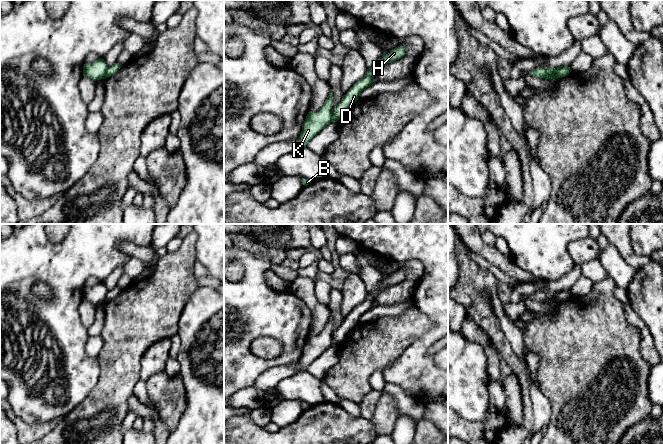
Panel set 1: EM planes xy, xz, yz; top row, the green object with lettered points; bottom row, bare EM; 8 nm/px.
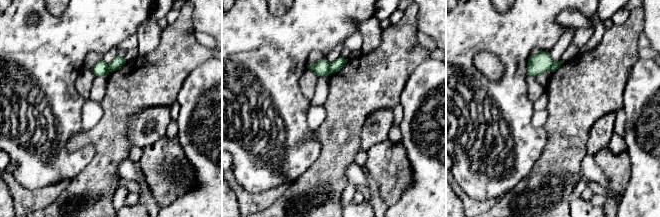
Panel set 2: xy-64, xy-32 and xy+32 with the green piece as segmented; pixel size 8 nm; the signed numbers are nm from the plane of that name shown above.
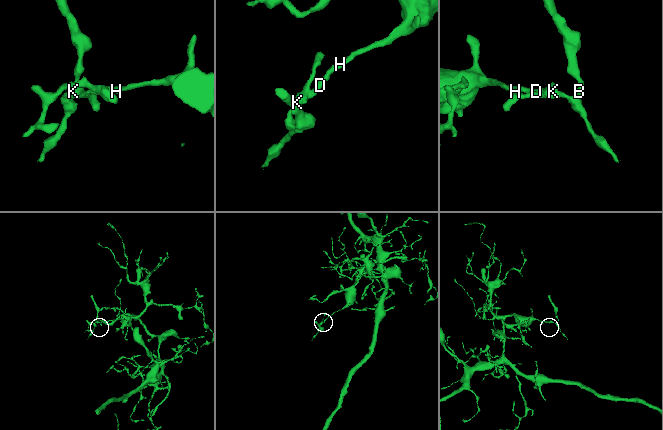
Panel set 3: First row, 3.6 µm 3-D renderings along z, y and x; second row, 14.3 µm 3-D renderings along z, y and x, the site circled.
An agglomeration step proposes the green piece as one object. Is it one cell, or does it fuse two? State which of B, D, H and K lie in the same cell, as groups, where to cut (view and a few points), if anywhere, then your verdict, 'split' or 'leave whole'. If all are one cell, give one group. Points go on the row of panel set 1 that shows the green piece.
B K / D H | xy (108, 66), (104, 77) | split

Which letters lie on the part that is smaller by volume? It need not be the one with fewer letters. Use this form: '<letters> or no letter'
B, K

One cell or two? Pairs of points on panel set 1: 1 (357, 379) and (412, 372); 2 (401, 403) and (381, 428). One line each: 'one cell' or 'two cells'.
1: two cells
2: two cells

